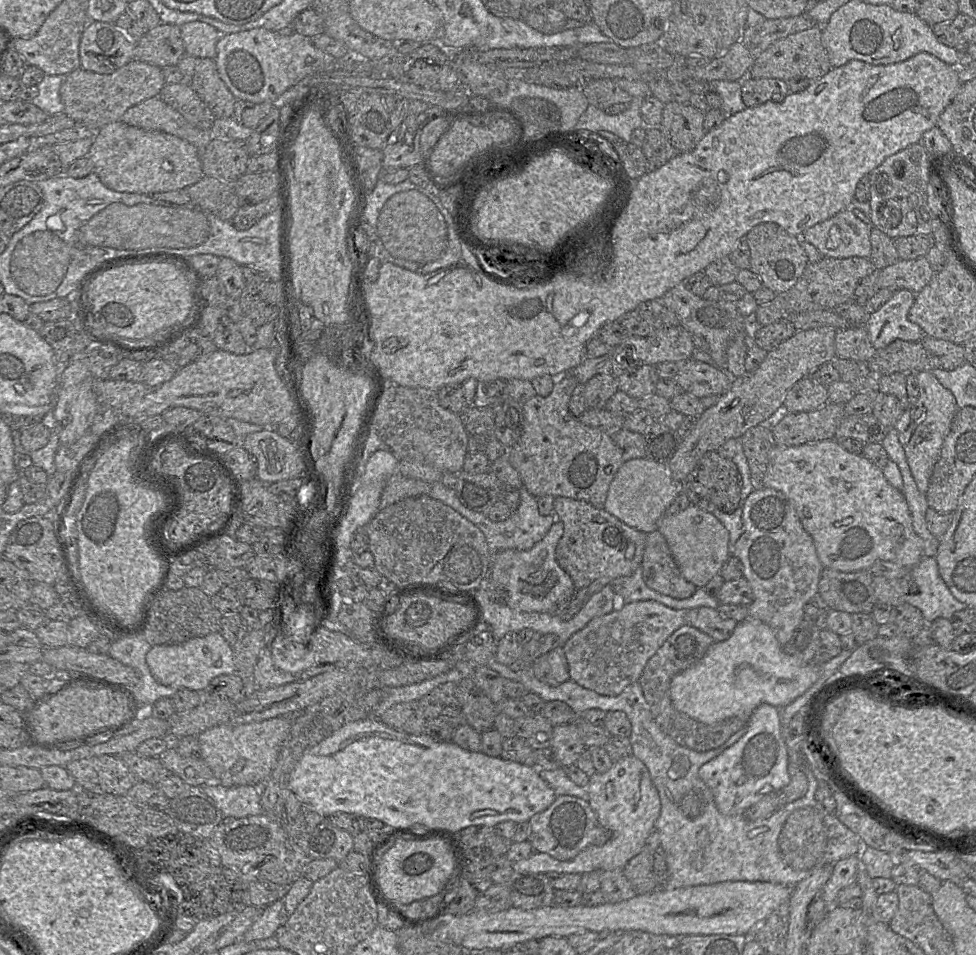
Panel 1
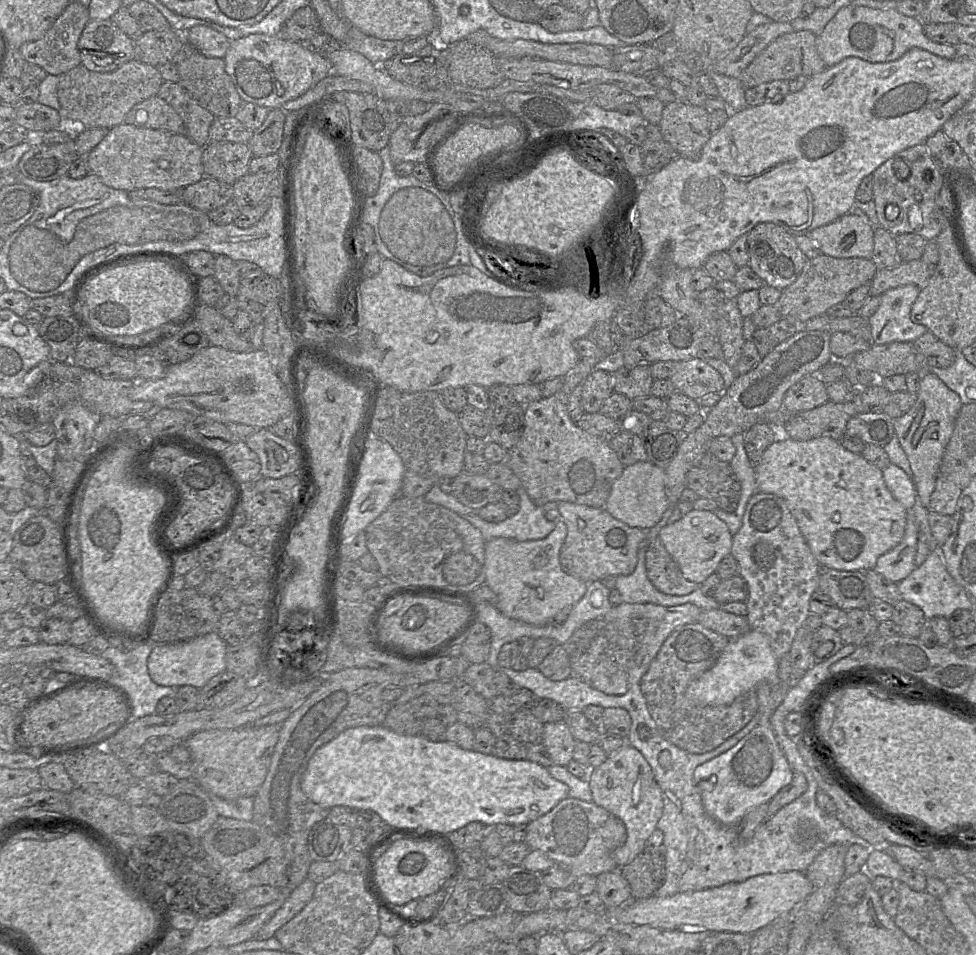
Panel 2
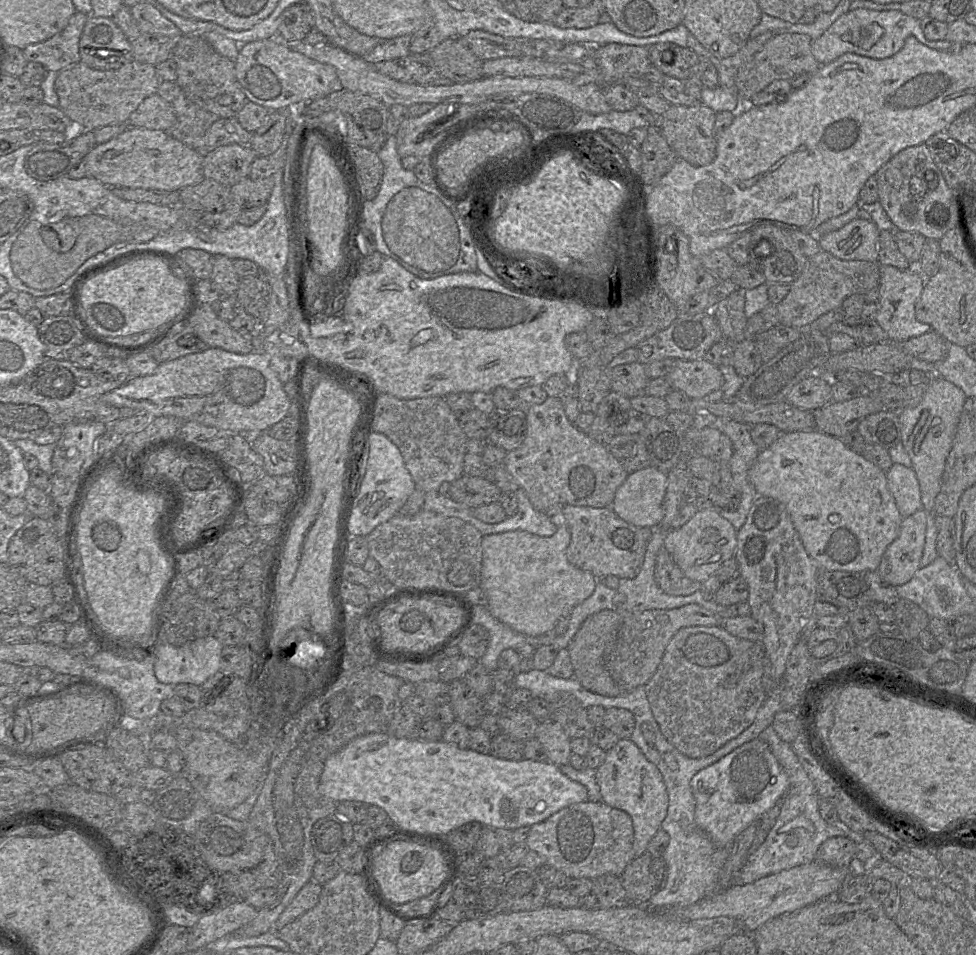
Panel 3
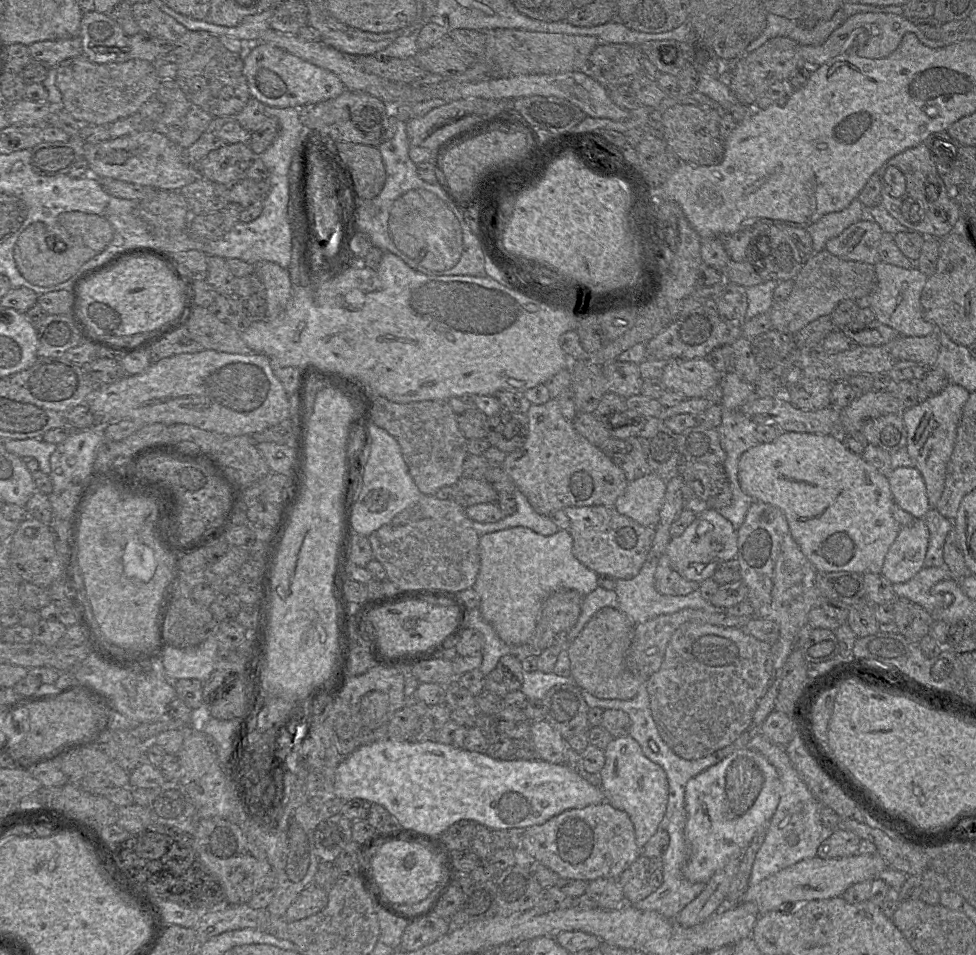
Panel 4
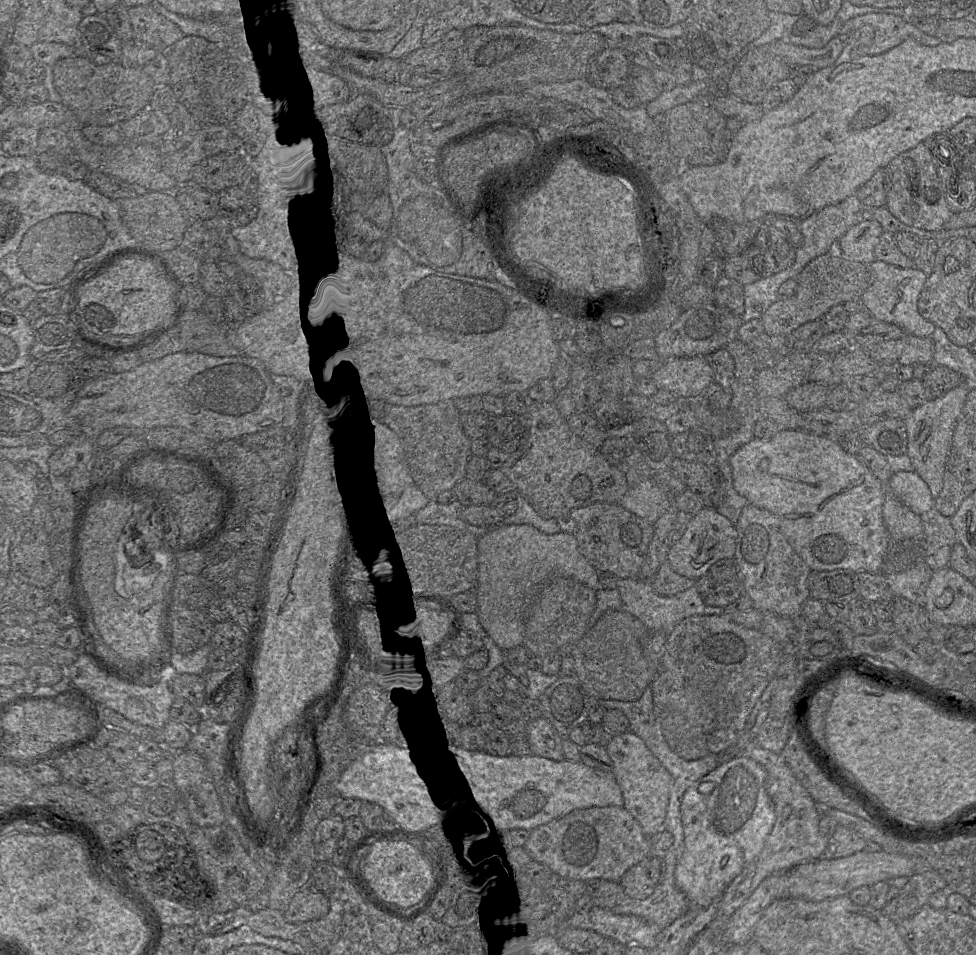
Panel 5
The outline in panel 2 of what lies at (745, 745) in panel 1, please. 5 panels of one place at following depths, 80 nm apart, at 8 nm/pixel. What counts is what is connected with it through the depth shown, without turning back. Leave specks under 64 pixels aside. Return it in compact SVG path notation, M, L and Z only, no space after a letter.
M760 683L756 688L759 724L735 746L717 757L697 766L693 779L698 787L706 813L719 823L735 826L752 808L768 803L791 782L789 766L770 724L773 714L771 686Z

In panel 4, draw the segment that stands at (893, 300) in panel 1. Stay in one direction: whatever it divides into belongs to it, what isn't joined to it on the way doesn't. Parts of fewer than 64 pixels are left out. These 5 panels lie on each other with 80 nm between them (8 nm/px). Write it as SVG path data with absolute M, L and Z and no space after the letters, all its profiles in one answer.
M883 261L875 265L875 287L870 295L870 308L876 320L896 330L899 336L923 337L936 330L936 325L924 320L920 308L920 296L928 276L915 265L902 268Z

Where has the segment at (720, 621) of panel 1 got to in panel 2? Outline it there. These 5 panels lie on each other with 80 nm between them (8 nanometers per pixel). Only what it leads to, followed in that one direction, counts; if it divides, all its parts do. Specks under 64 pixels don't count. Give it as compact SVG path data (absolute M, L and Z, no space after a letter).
M721 608L702 610L698 623L729 639L737 638L751 630L745 616L731 614Z

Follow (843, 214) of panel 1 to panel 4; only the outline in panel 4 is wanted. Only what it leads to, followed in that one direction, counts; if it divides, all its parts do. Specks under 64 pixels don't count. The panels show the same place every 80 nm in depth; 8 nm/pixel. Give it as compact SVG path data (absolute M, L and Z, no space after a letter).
M860 219L844 229L838 236L828 240L825 250L843 260L862 261L875 265L880 261L877 248L882 233L883 231L876 221Z

